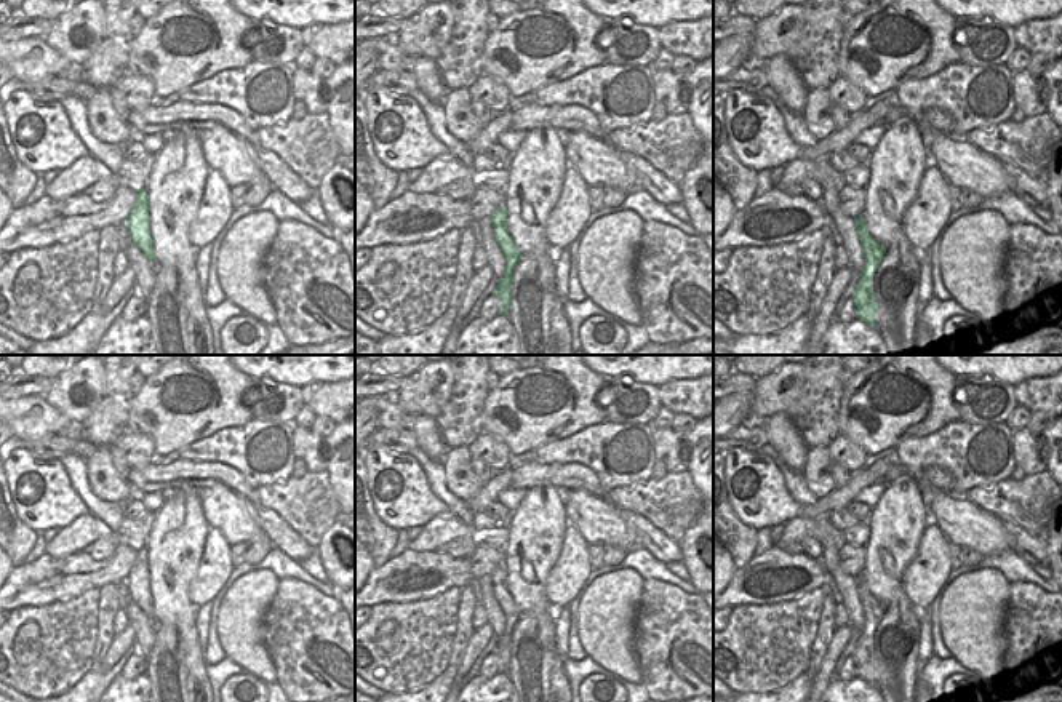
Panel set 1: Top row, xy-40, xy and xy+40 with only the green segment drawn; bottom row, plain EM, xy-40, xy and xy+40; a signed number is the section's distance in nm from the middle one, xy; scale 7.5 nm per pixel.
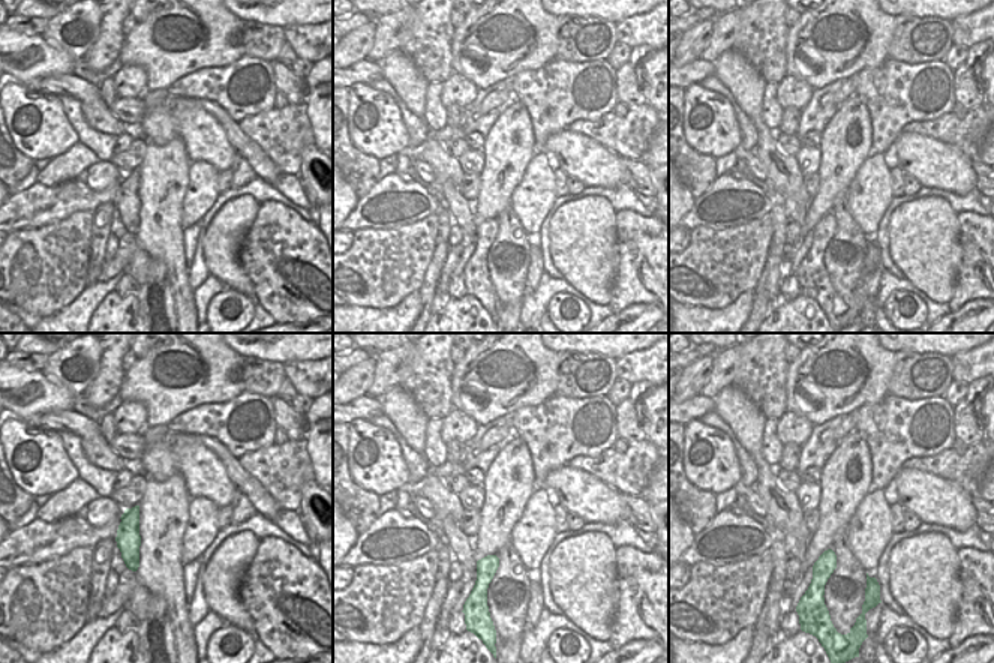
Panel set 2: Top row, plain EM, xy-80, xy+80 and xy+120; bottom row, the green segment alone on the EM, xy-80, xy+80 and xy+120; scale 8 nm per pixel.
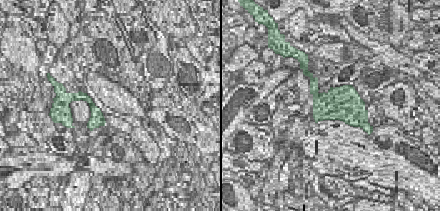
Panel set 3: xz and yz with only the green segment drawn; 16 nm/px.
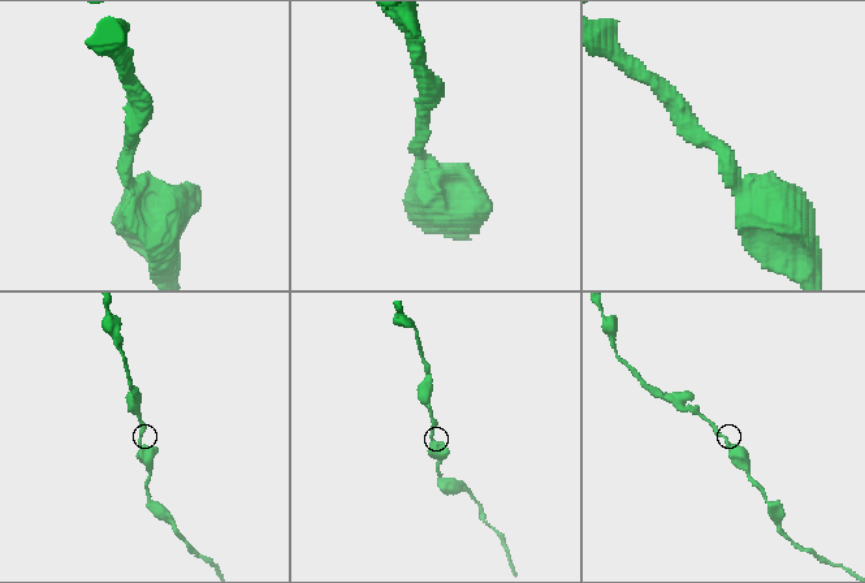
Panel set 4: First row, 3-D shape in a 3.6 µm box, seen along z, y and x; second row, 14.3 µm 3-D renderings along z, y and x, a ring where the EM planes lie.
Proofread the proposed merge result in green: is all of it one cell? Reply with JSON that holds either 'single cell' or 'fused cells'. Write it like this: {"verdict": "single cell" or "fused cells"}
{"verdict": "single cell"}

